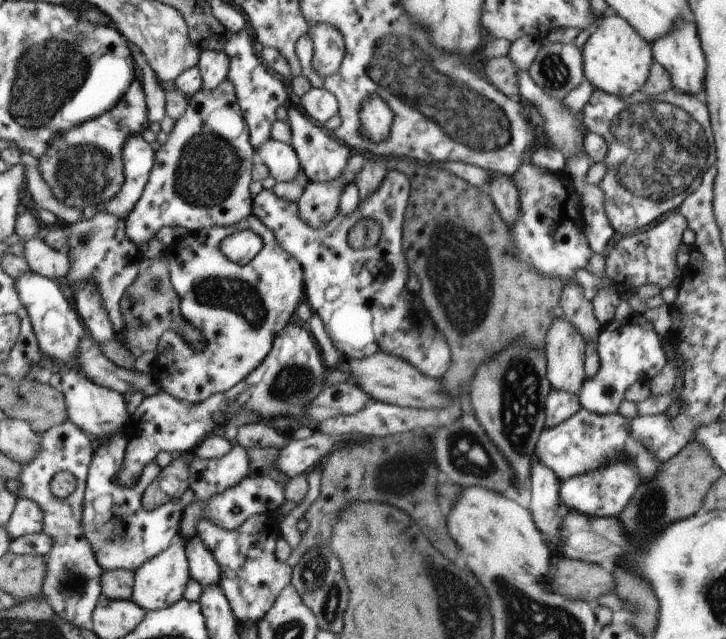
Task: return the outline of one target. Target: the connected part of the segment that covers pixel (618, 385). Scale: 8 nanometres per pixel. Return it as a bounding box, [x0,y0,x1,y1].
[579,312,667,416]

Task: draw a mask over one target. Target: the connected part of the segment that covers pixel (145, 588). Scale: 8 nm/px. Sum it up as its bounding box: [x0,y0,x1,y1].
[131,534,191,612]

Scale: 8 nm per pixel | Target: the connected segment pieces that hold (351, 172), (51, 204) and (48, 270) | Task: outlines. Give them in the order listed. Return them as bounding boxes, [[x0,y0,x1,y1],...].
[[295,150,367,230],[23,164,81,226],[23,236,69,280]]

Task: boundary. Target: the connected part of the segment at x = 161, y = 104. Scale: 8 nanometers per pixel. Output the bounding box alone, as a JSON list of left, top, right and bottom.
[127,42,165,122]

